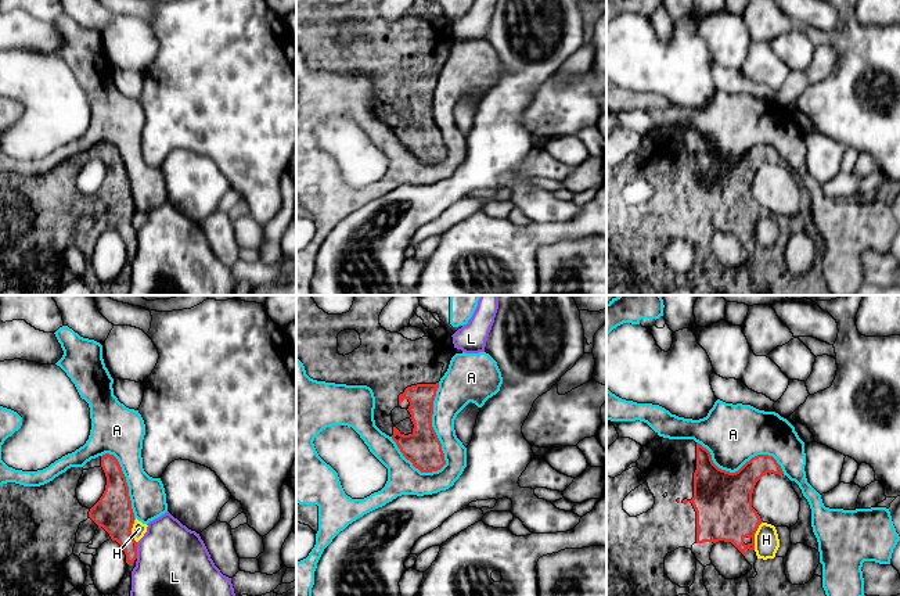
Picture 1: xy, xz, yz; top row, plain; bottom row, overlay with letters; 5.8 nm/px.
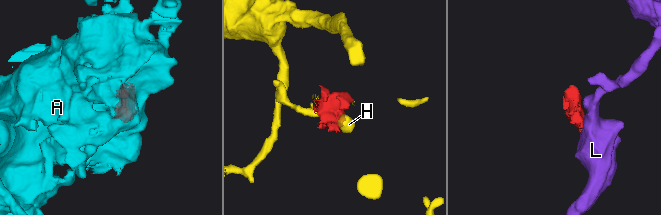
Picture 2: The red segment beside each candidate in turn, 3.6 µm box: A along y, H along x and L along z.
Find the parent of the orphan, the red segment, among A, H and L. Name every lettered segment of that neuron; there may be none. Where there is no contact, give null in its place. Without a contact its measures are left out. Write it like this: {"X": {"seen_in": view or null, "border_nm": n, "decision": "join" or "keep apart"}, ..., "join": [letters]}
{"A": {"seen_in": "xz", "border_nm": 550, "decision": "keep apart"}, "H": {"seen_in": "yz", "border_nm": 180, "decision": "keep apart"}, "L": {"seen_in": "xy", "border_nm": 100, "decision": "keep apart"}, "join": []}

